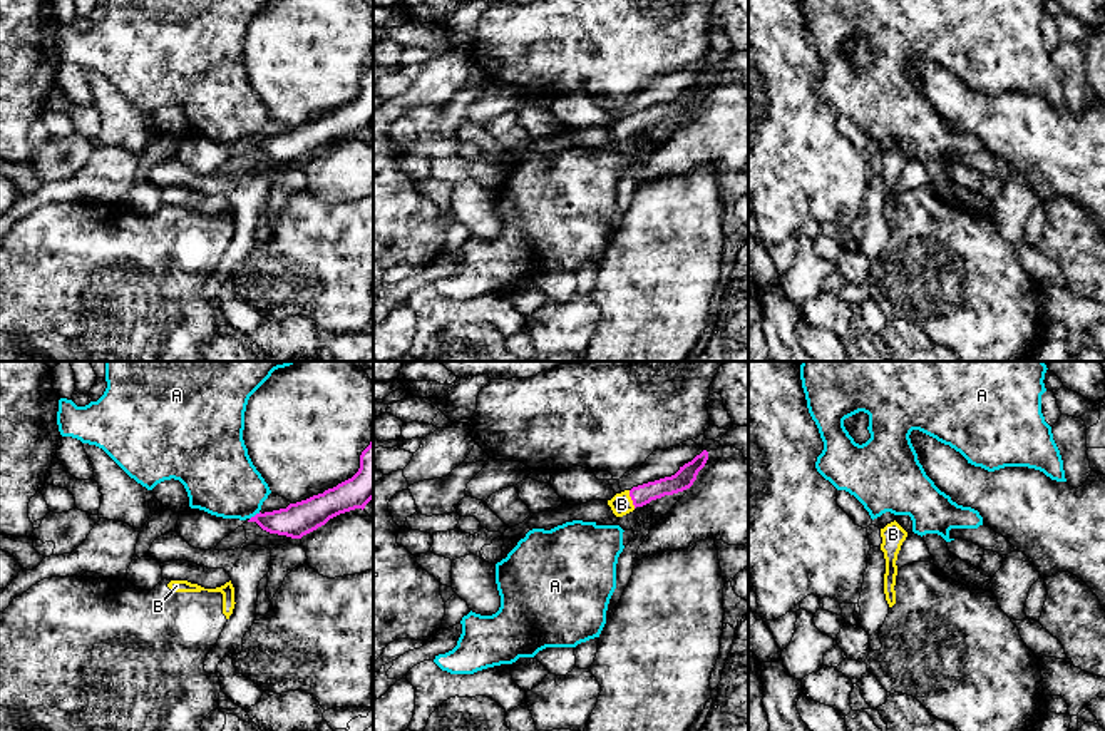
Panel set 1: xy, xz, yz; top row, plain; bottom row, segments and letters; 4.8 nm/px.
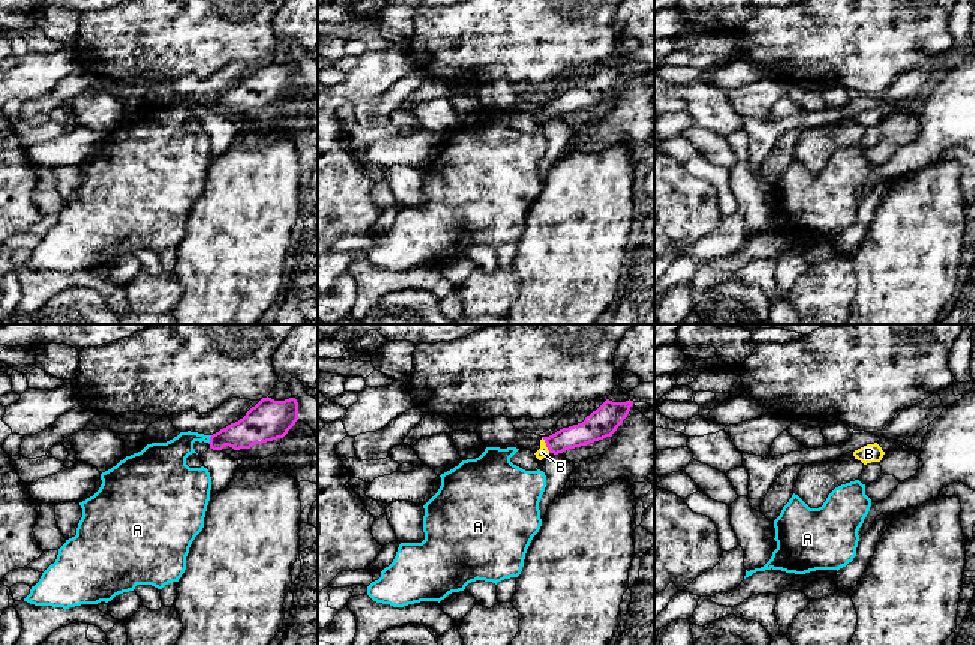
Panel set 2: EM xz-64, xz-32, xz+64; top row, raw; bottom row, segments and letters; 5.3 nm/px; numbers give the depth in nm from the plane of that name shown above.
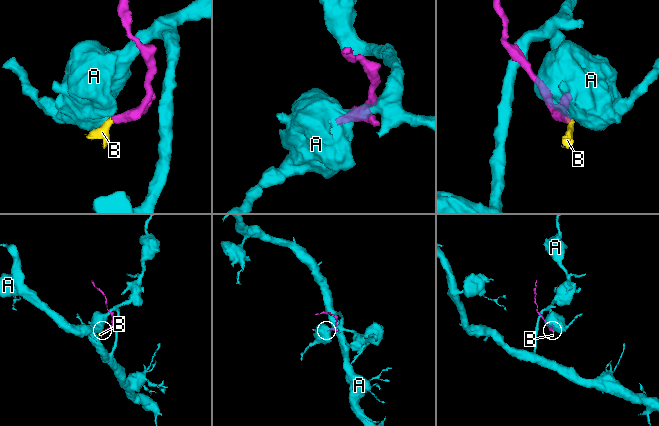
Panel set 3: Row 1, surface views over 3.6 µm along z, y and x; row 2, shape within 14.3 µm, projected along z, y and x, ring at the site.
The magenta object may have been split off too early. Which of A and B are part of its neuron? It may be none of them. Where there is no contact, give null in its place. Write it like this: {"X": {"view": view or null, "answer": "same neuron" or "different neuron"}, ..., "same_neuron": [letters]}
{"A": {"view": "xy", "answer": "different neuron"}, "B": {"view": "xz", "answer": "same neuron"}, "same_neuron": ["B"]}

